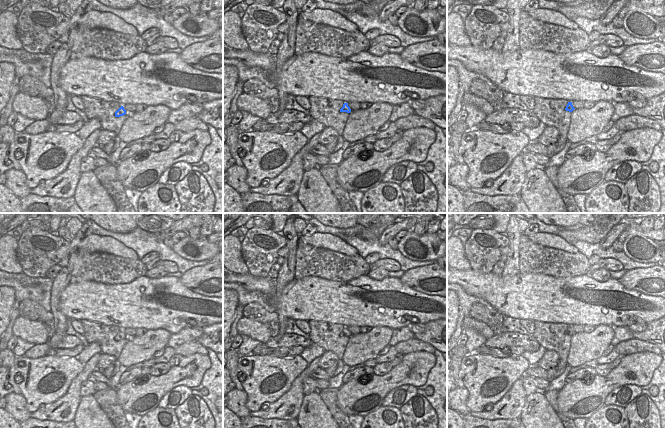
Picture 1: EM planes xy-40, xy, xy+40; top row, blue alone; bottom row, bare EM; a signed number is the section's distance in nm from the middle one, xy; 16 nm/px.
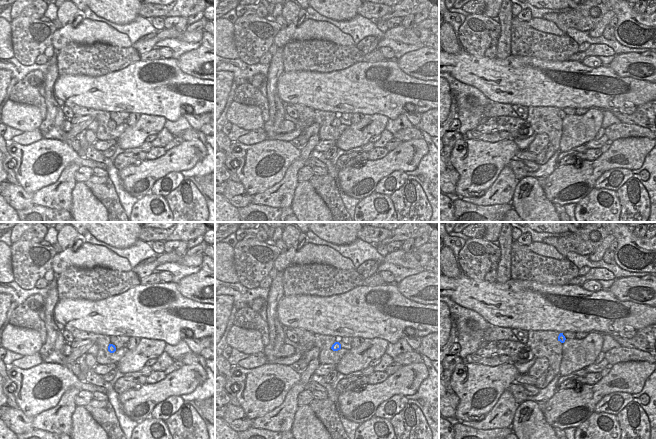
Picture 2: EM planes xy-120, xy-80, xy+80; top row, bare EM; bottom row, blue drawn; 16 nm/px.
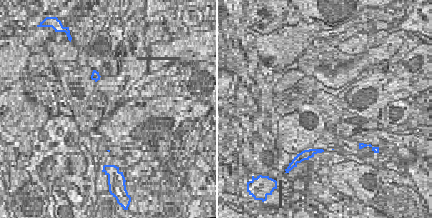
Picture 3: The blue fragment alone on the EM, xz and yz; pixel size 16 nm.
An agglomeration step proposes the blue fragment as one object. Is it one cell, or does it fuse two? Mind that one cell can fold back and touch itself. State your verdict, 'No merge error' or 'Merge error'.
No merge error

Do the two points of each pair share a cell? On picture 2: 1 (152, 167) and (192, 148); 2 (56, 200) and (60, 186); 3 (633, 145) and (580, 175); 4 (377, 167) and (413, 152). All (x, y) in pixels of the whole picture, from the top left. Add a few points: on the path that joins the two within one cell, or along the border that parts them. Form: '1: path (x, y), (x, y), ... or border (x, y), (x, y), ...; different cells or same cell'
1: path (162, 166), (182, 157); same cell
2: path (56, 197), (60, 193), (60, 189); same cell
3: path (620, 153), (610, 156), (593, 170); same cell
4: path (386, 166), (404, 157); same cell

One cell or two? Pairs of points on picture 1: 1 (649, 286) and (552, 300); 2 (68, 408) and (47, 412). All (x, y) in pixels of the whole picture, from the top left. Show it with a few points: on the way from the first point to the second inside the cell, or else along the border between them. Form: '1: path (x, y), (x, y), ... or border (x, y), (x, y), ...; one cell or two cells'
1: border (618, 280), (629, 289), (635, 289), (652, 295); two cells
2: path (63, 410), (52, 412); one cell

